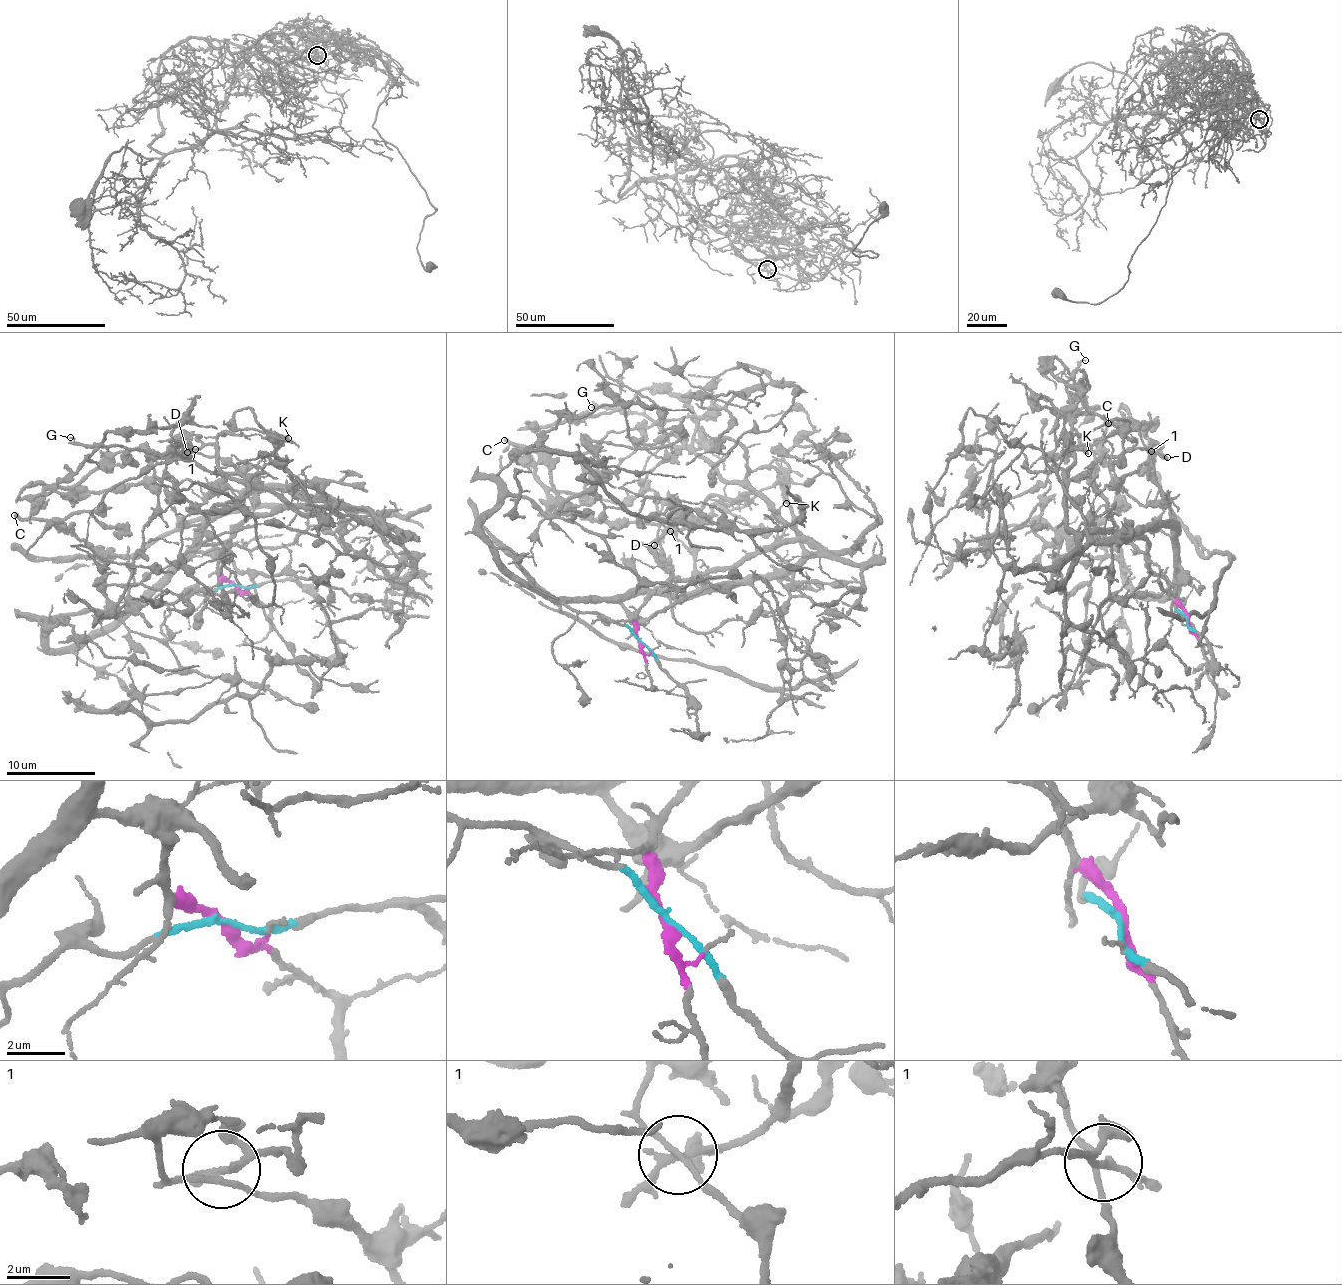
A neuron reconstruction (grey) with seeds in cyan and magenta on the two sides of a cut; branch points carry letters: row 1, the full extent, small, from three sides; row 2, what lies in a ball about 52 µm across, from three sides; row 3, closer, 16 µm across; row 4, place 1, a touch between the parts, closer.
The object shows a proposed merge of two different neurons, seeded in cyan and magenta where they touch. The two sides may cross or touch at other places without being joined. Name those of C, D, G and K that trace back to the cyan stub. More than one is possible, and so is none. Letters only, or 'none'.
K

